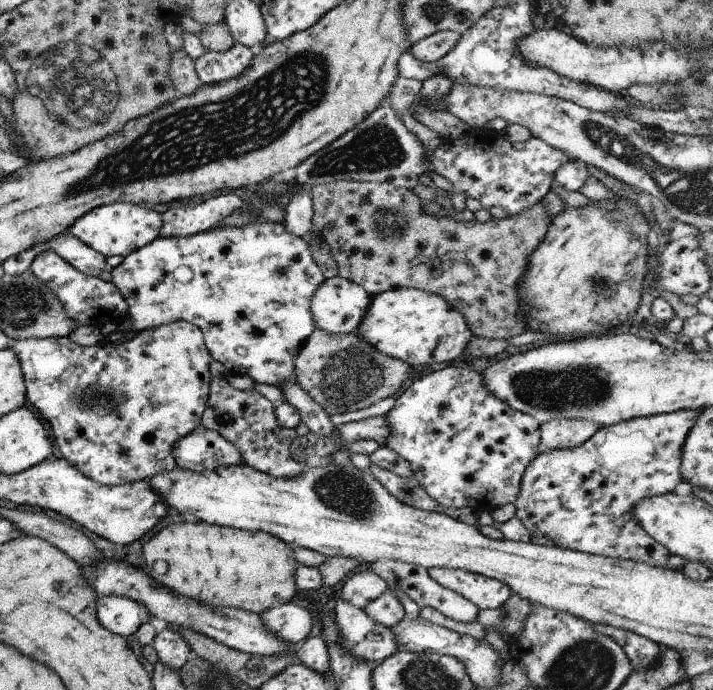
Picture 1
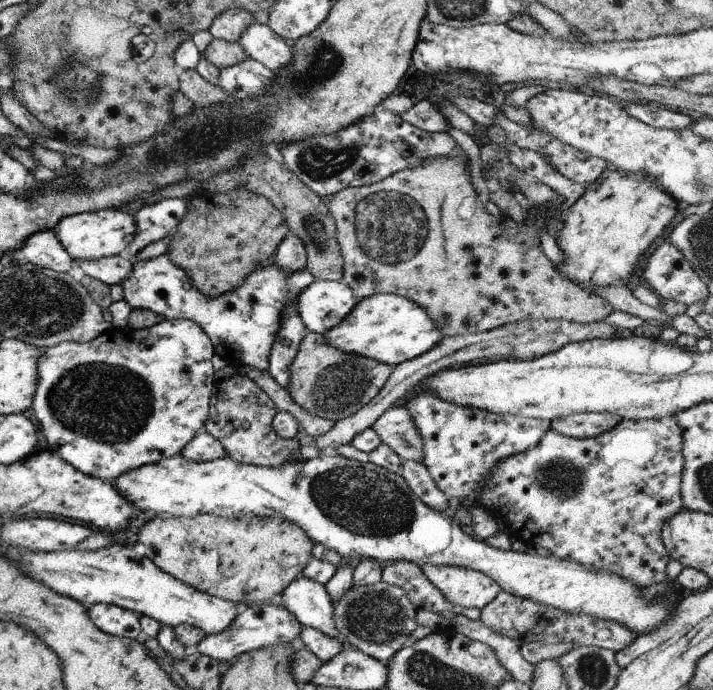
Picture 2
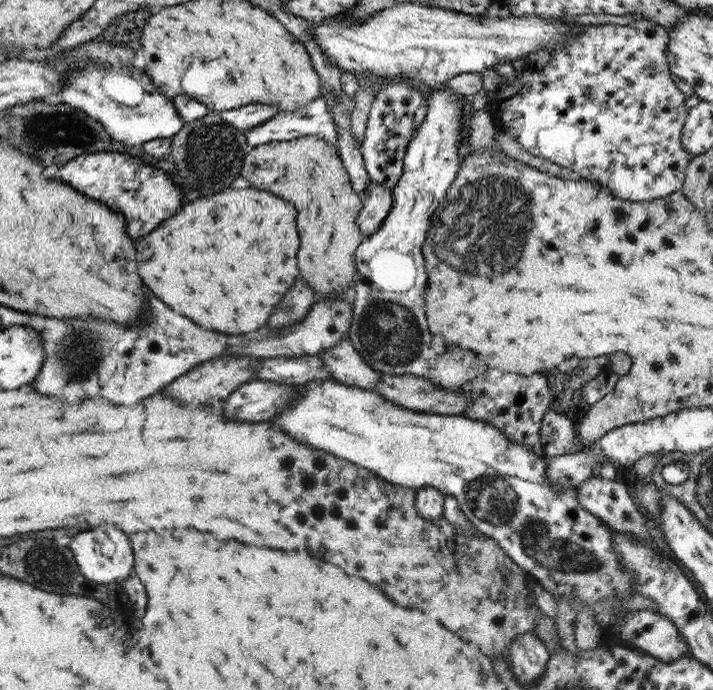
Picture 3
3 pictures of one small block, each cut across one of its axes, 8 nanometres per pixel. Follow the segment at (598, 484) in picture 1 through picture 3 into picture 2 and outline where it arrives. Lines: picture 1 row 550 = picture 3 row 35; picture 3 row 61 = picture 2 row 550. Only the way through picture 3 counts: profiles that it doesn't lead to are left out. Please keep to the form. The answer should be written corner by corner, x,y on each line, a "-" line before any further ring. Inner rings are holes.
664,417
663,419
650,418
621,418
620,422
609,431
603,432
595,437
587,439
575,439
556,434
550,428
541,436
539,443
534,448
529,448
526,452
509,456
500,461
491,471
486,482
482,482
482,492
476,499
477,504
493,517
503,523
503,532
509,532
509,538
517,538
521,532
529,534
529,542
537,544
541,548
547,548
551,555
559,559
567,559
571,562
583,564
591,569
603,569
624,576
627,582
639,586
639,588
652,586
657,582
666,579
665,567
669,559
666,549
663,547
659,537
662,523
668,517
675,515
682,507
680,498
680,479
684,459
682,456
682,428
678,425
675,417

